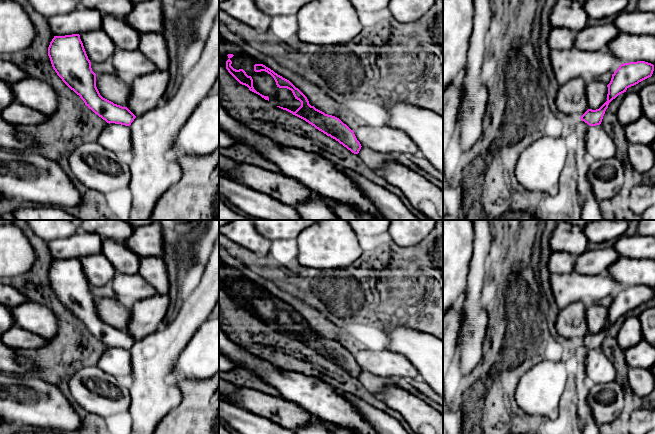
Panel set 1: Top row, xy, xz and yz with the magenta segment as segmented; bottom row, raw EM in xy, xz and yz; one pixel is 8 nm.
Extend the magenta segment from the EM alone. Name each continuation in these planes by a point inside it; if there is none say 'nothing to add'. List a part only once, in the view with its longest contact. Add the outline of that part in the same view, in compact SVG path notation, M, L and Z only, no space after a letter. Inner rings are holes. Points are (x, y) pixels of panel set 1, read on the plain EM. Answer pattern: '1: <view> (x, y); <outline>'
nothing to add

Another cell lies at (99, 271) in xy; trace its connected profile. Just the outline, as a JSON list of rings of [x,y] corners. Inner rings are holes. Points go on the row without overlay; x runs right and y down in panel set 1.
[[[102,253],[79,259],[91,287],[108,286],[117,272]]]

